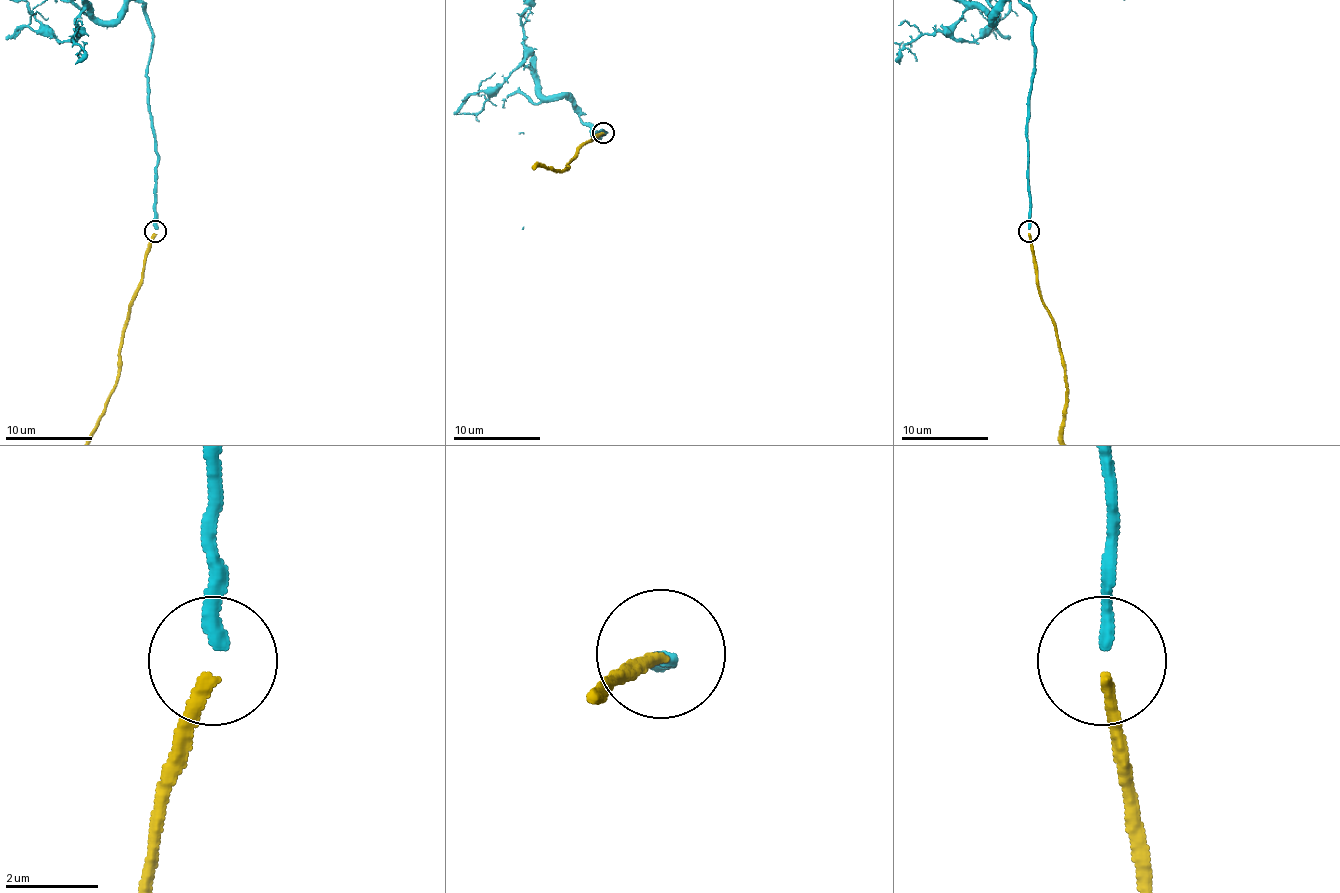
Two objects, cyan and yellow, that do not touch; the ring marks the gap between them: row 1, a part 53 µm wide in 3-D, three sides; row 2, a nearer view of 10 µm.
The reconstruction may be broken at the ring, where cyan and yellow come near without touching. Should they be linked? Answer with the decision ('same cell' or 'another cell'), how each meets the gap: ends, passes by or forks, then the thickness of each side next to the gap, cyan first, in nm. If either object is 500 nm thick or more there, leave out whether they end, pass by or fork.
same cell | cyan ends | yellow ends | 280/280 nm

